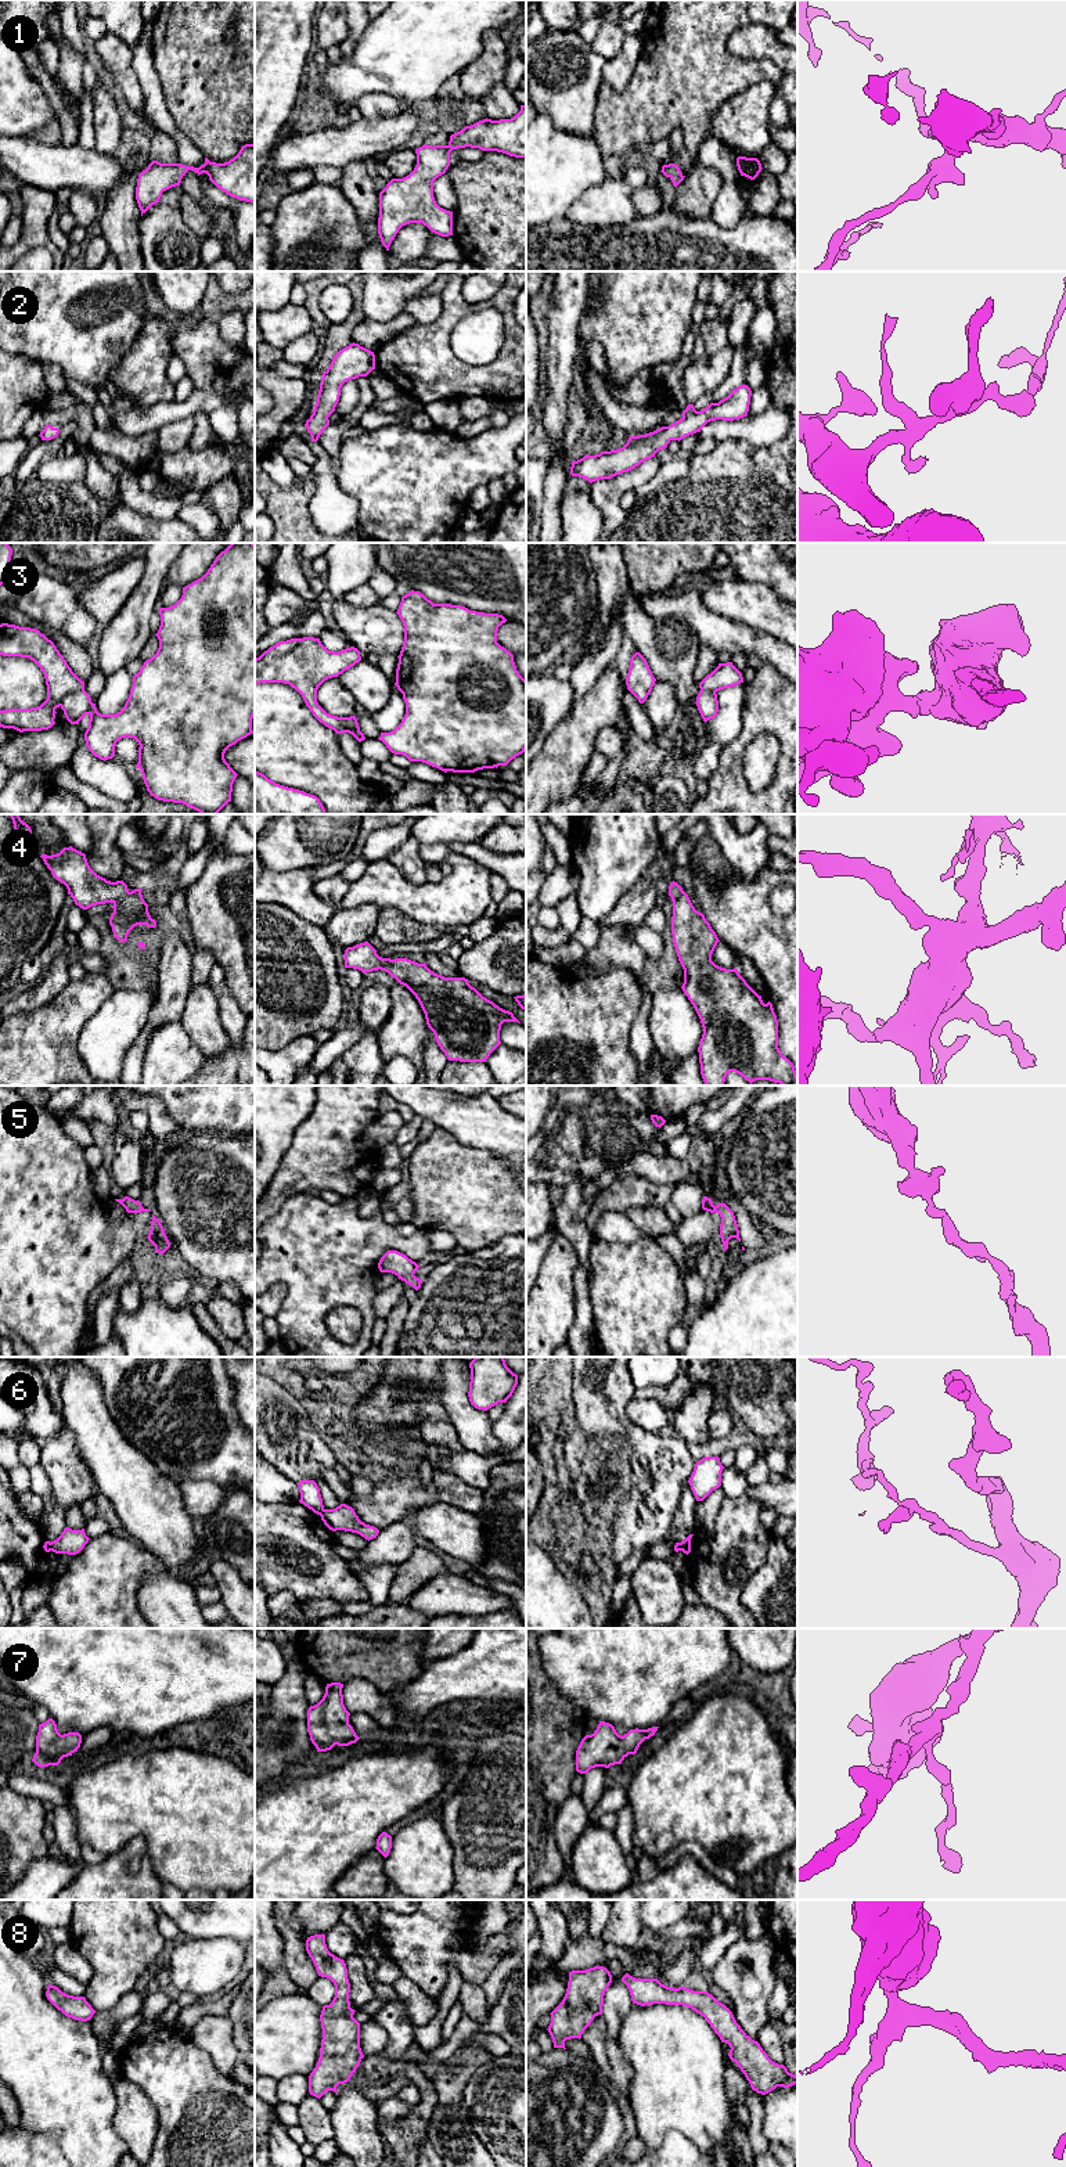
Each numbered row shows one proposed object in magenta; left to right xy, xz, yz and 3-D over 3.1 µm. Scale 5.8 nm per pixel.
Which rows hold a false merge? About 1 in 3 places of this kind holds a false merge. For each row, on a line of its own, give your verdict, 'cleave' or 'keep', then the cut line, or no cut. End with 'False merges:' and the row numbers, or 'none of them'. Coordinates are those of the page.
1: keep; no cut
2: keep; no cut
3: cleave; cut in xy along (83, 688), (69, 693), (60, 705)
4: keep; no cut
5: keep; no cut
6: cleave; cut in xz along (324, 1509), (320, 1515)
7: keep; no cut
8: keep; no cut
False merges: 3, 6

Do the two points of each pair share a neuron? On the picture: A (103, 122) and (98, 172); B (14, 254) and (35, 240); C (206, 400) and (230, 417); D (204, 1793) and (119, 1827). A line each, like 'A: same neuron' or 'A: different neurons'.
A: different neurons
B: same neuron
C: different neurons
D: same neuron

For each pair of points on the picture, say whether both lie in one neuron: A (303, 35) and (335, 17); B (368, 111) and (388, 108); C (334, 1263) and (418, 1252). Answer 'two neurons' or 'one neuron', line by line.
A: two neurons
B: one neuron
C: one neuron

